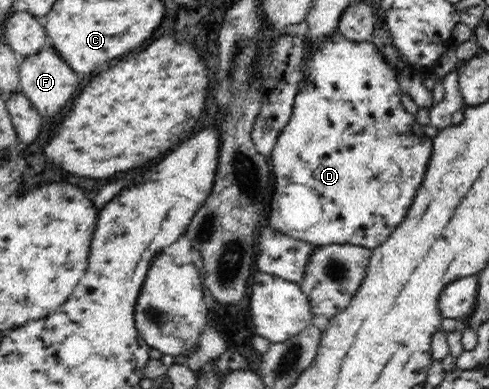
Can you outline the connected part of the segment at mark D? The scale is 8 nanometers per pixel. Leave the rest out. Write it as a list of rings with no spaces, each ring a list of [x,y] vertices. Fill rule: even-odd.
[[[341,32],[327,34],[314,48],[310,49],[304,62],[304,74],[300,88],[295,96],[295,104],[287,124],[277,136],[274,150],[268,155],[273,171],[273,183],[271,183],[270,203],[265,215],[264,224],[275,231],[280,231],[293,239],[304,241],[313,246],[324,246],[329,244],[351,244],[360,245],[370,250],[378,248],[385,243],[399,223],[405,219],[417,192],[423,185],[427,173],[427,165],[433,153],[433,140],[422,130],[413,114],[409,114],[399,99],[401,97],[401,86],[397,79],[398,69],[385,63],[383,55],[378,47],[370,41],[353,41]]]

